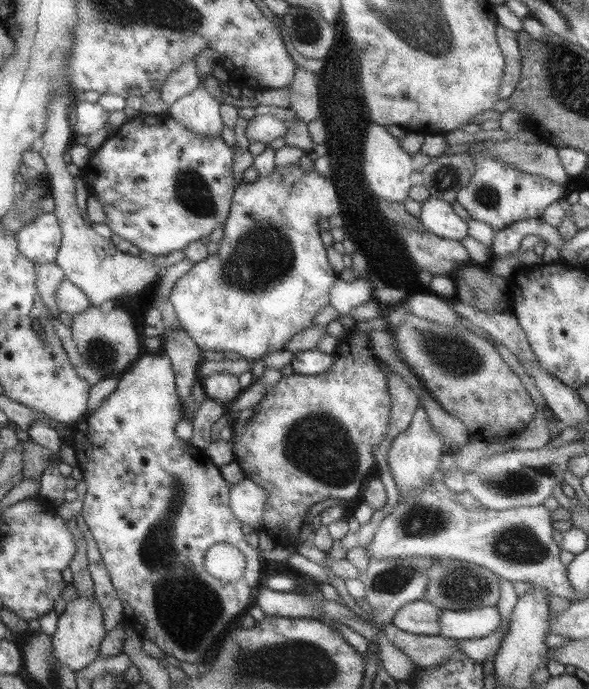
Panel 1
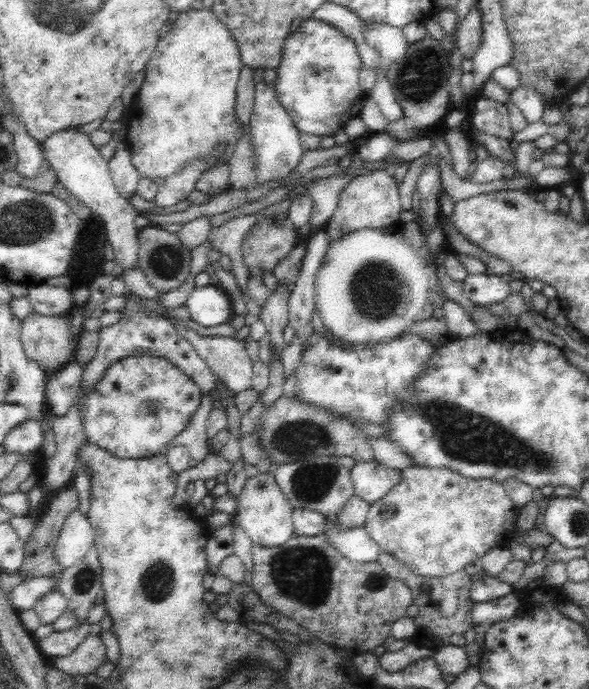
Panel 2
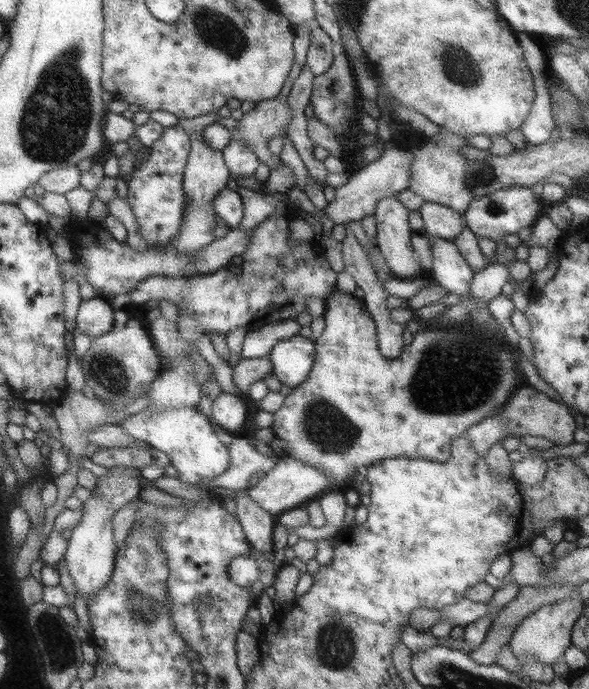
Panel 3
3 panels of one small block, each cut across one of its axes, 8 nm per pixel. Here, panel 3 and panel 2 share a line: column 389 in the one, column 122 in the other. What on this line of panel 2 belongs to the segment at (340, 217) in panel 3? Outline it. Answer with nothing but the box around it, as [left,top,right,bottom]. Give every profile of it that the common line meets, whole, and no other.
[108,143,140,199]

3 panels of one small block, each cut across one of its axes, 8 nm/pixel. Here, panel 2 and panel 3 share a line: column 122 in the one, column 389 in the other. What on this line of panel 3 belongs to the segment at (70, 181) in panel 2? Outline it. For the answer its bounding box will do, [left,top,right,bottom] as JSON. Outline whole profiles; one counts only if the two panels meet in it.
[376,195,424,279]

